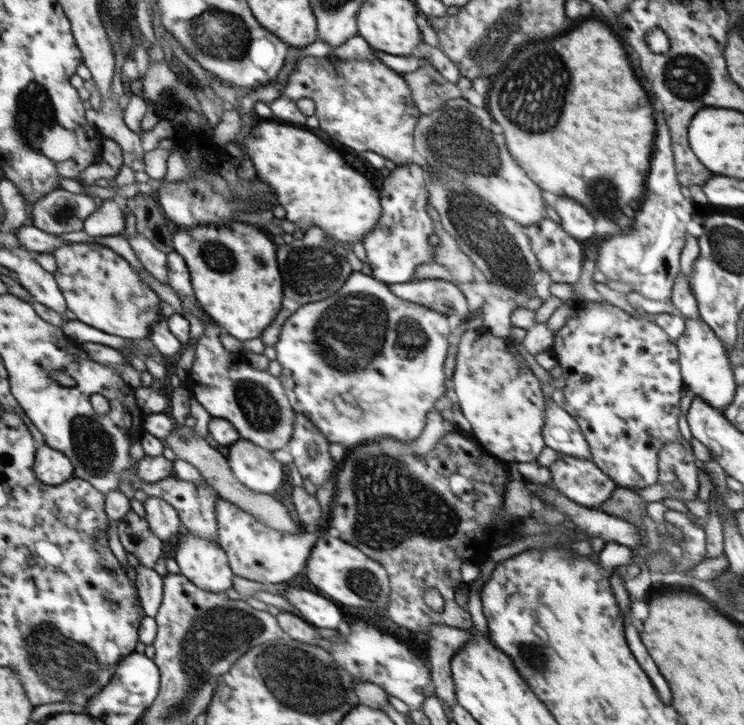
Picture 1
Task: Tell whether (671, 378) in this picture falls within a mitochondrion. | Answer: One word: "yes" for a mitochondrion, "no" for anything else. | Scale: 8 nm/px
no

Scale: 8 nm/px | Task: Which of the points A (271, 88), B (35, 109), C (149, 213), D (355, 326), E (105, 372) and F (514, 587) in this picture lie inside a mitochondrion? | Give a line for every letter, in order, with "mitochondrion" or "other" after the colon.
A: other
B: mitochondrion
C: other
D: mitochondrion
E: other
F: other

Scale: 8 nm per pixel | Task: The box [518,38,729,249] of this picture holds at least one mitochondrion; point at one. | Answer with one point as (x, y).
(687, 76)

